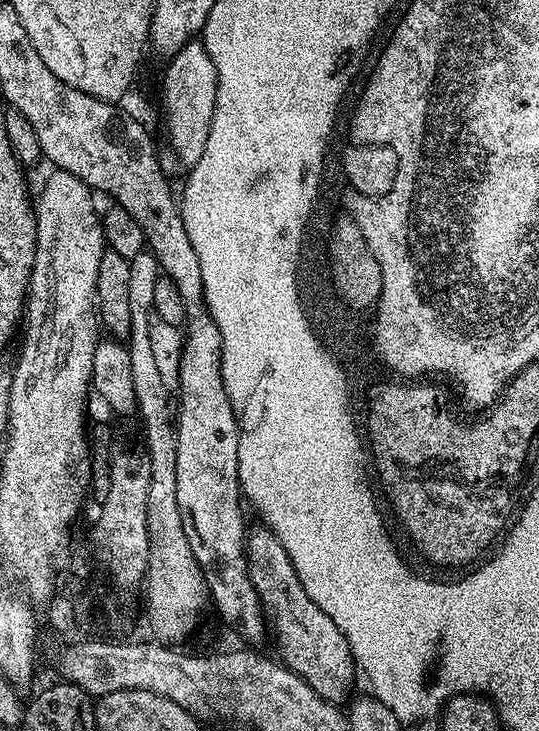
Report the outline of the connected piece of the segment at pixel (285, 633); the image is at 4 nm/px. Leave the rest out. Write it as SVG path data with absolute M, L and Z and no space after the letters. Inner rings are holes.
M263 522L257 523L257 528L249 527L244 542L244 553L248 563L250 582L254 582L254 590L258 594L260 604L264 608L267 627L270 629L270 640L276 643L275 655L283 665L305 680L316 692L344 692L352 684L352 679L358 676L358 665L354 659L354 649L348 639L342 634L340 627L329 618L325 612L306 594L300 585L294 564L278 538Z

